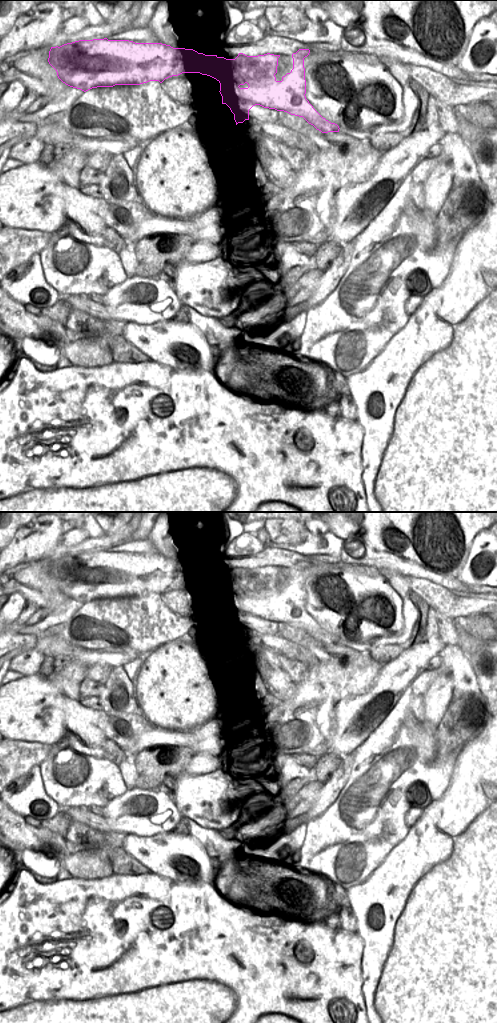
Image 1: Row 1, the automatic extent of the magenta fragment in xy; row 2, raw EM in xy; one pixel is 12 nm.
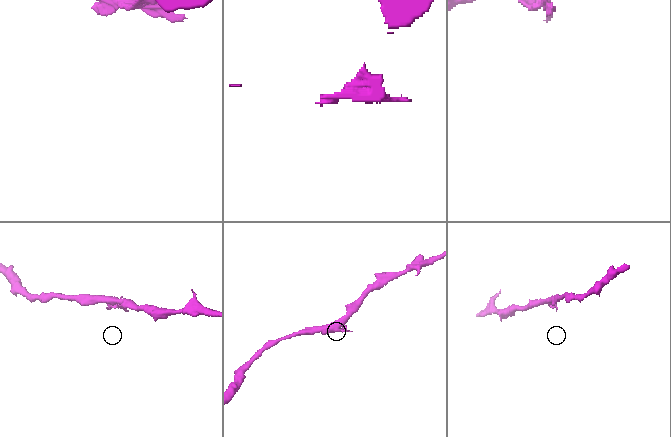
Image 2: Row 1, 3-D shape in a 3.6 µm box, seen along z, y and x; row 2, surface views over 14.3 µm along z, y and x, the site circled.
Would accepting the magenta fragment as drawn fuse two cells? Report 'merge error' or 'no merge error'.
no merge error

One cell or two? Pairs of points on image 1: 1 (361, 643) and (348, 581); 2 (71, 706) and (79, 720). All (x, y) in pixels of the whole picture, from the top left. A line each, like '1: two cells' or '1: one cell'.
1: one cell
2: one cell

